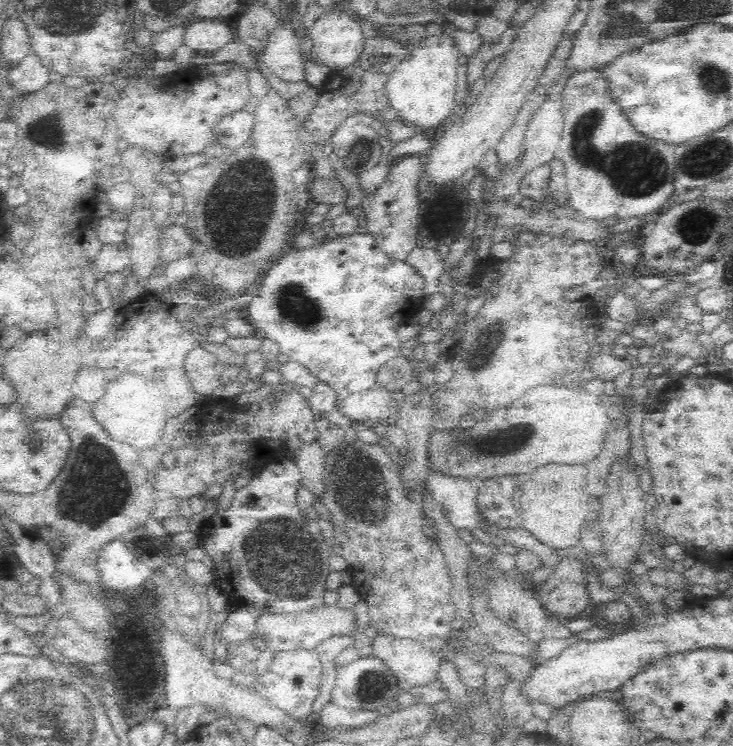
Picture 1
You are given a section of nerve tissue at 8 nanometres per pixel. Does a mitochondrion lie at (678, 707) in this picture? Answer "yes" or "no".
no

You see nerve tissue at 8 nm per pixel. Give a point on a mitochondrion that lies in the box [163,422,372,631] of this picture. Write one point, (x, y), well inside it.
(282, 565)

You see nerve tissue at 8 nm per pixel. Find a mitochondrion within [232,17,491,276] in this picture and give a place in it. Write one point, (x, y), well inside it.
(360, 148)

